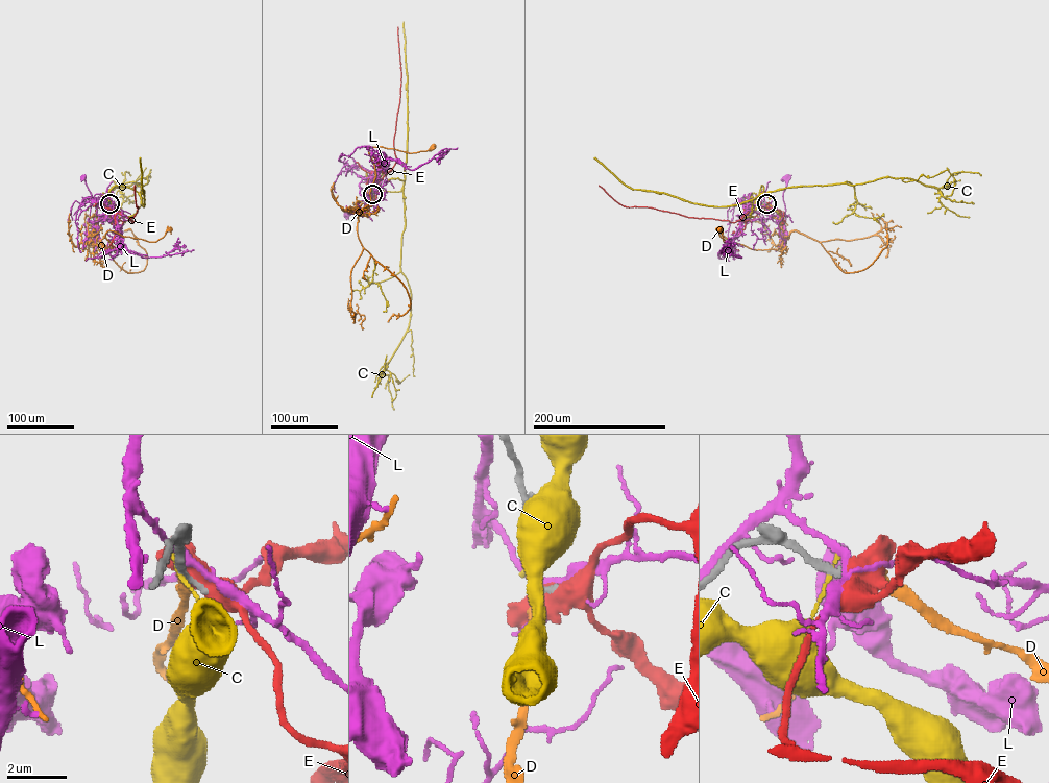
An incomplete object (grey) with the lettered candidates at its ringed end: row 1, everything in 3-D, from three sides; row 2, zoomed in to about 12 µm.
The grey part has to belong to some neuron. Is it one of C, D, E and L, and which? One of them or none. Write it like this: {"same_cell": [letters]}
{"same_cell": ["D"]}

